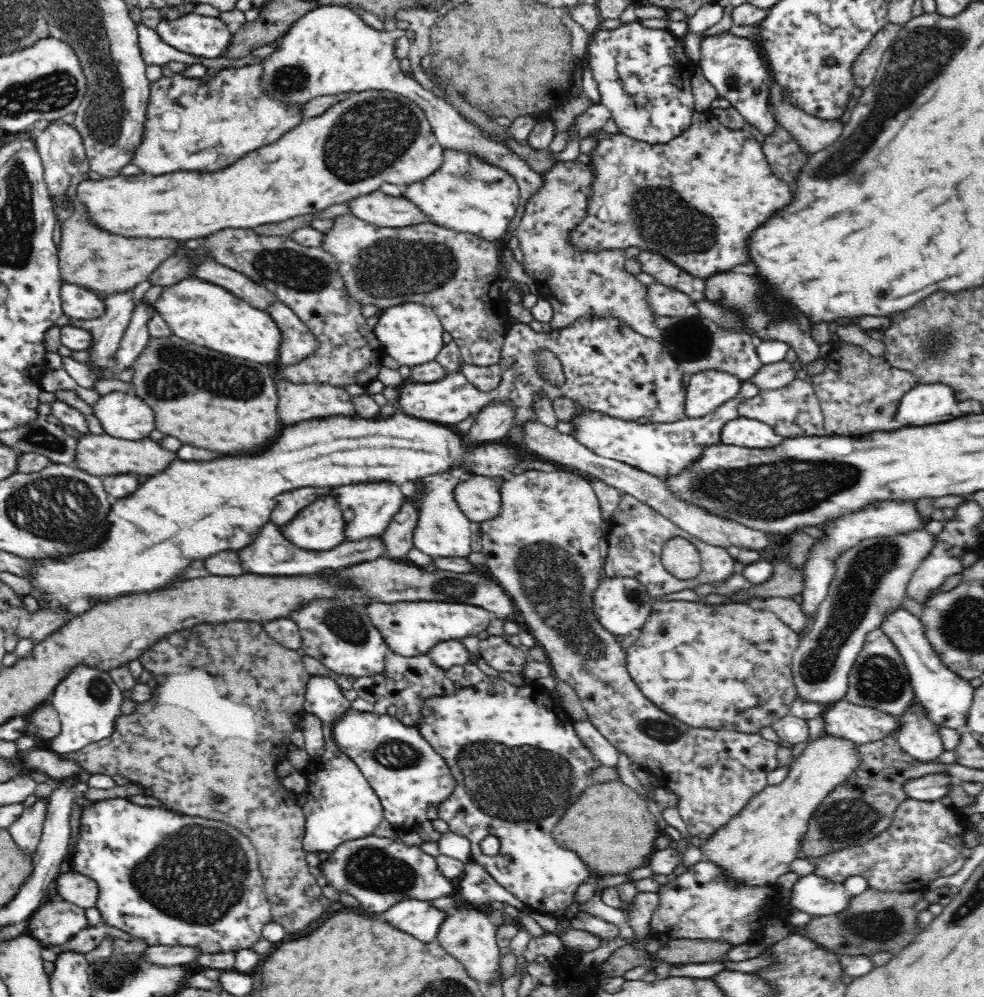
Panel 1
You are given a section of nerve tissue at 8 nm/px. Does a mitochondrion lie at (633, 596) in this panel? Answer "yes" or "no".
yes

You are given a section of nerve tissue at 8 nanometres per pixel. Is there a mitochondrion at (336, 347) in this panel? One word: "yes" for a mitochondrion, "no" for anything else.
no

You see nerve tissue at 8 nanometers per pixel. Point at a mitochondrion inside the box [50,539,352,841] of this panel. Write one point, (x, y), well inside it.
(99, 689)

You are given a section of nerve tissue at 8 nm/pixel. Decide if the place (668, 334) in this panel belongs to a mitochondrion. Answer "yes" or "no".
yes

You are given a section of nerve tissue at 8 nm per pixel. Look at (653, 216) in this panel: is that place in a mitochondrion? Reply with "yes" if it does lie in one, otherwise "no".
yes

